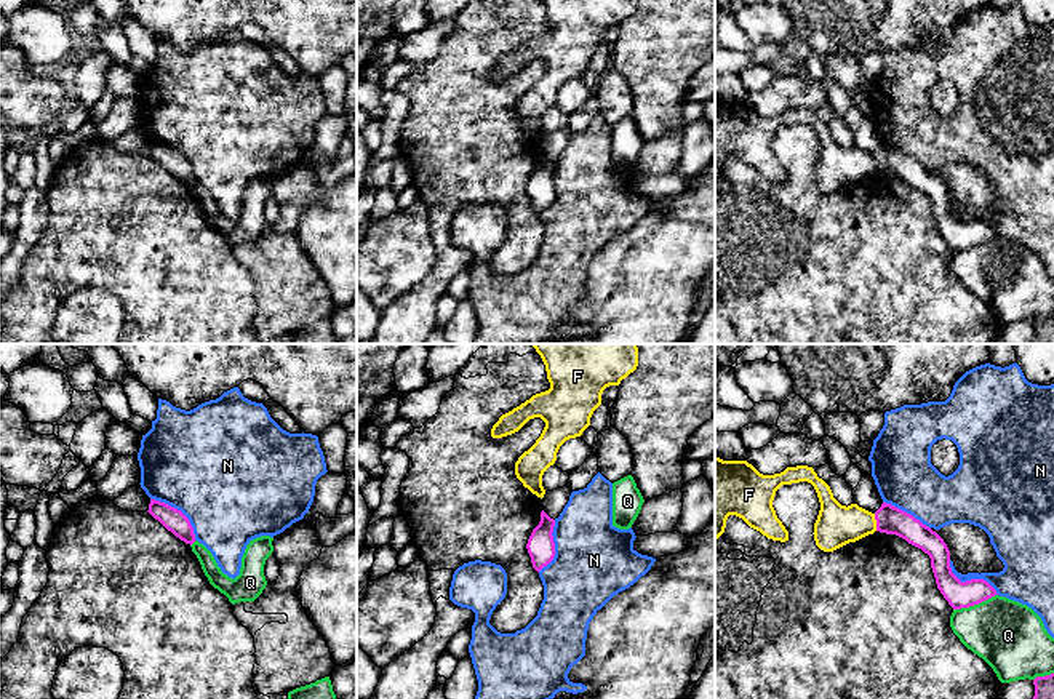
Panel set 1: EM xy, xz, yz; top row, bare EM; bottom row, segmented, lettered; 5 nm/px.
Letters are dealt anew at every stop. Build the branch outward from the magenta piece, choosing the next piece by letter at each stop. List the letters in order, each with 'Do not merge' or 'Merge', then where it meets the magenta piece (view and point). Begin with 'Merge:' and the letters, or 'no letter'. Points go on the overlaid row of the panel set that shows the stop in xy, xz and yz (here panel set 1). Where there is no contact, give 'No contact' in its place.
Merge: no letter
F: Do not merge. Touches magenta at yz (877, 522)
N: Do not merge. Touches magenta at yz (970, 581)
Q: Do not merge. Touches magenta at yz (974, 603)

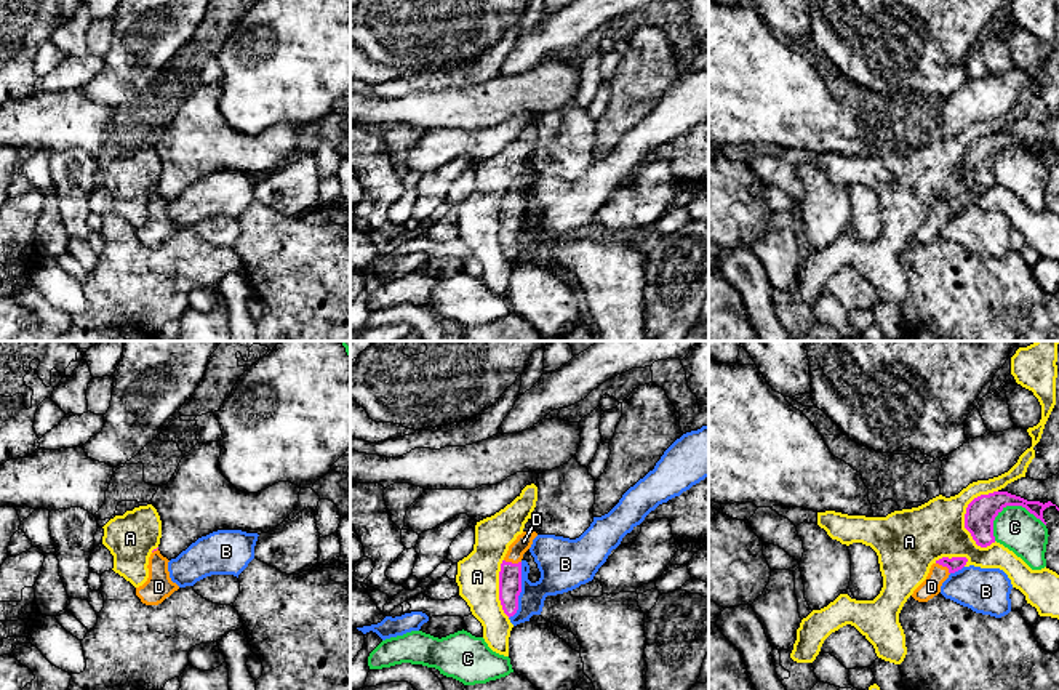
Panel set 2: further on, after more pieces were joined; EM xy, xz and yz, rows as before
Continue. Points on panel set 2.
Merge: D
A: Do not merge. Touches magenta at yz (967, 513)
B: Do not merge. Touches magenta at xz (520, 591)
C: Do not merge. Touches magenta at yz (1011, 505)
D: Merge. Touches magenta at xz (511, 562)

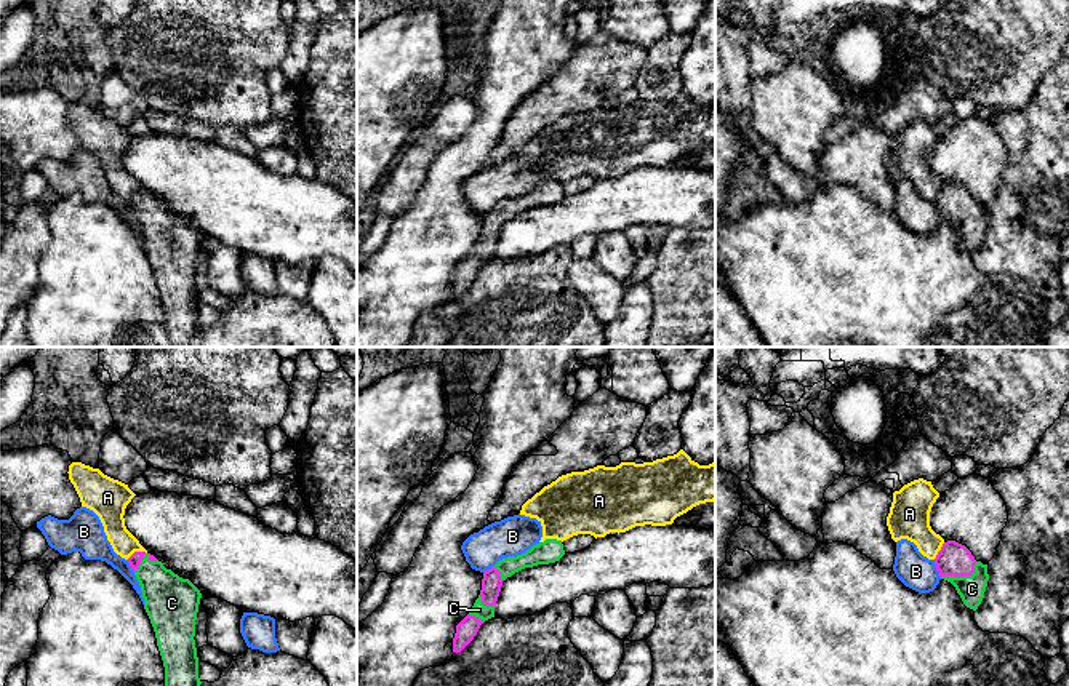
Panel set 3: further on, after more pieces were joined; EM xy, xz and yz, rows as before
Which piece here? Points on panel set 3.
Merge: C
A: Do not merge. Touches magenta at xy (136, 552)
B: Do not merge. Touches magenta at yz (936, 568)
C: Merge. Touches magenta at yz (962, 576)

